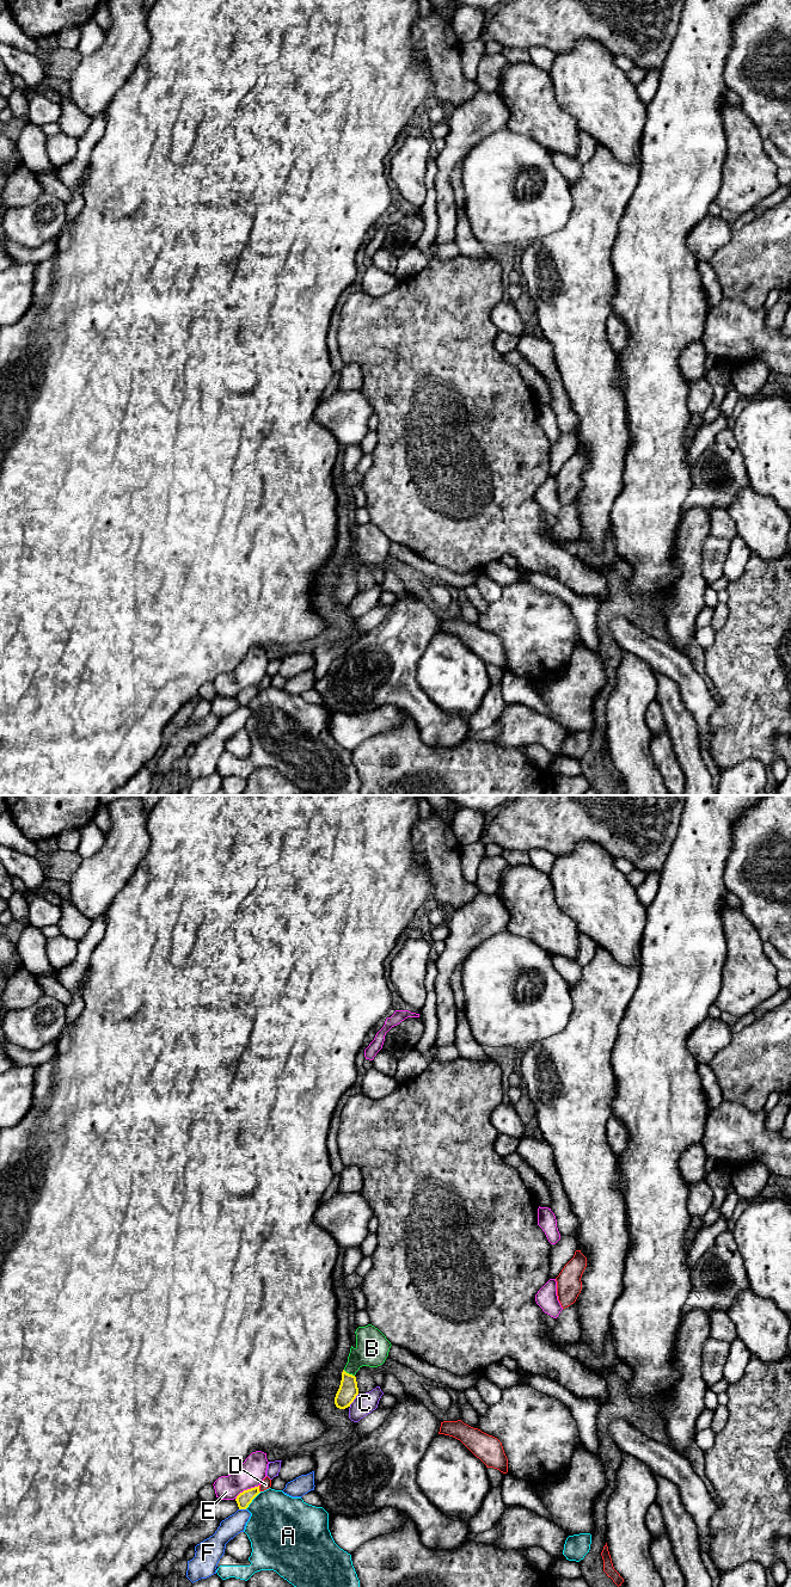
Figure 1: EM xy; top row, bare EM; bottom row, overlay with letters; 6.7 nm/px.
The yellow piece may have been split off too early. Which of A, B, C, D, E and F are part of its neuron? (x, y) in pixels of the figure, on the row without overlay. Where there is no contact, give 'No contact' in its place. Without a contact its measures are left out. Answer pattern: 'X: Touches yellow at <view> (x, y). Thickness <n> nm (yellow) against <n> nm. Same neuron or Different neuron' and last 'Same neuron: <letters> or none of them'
A: Touches yellow at xy (252, 696). Thickness 100 nm (yellow) against 400 nm. Different neuron
B: Touches yellow at xy (348, 571). Thickness 130 nm (yellow) against 220 nm. Same neuron
C: Touches yellow at xy (354, 596). Thickness 130 nm (yellow) against 140 nm. Different neuron
D: Touches yellow at xy (258, 687). Thickness 100 nm (yellow) against 70 nm. Different neuron
E: Touches yellow at xy (247, 687). Thickness 100 nm (yellow) against 180 nm. Different neuron
F: Touches yellow at xy (243, 706). Thickness 100 nm (yellow) against 140 nm. Different neuron
Same neuron: B

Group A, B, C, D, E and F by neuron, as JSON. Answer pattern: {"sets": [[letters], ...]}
{"sets": [["A"], ["B"], ["C"], ["D"], ["E"], ["F"]]}

